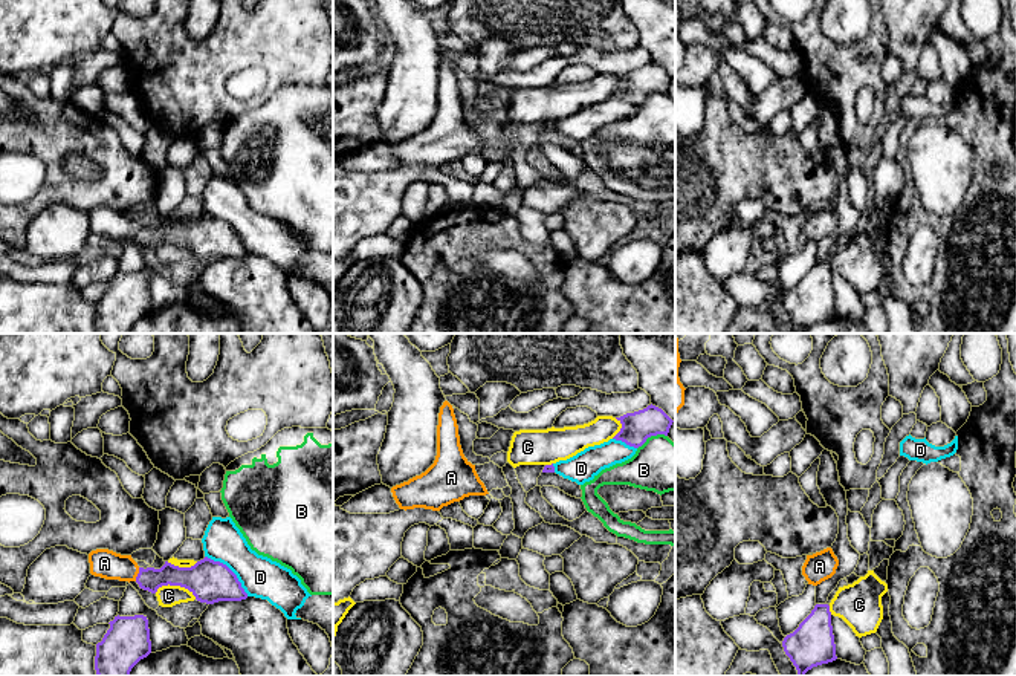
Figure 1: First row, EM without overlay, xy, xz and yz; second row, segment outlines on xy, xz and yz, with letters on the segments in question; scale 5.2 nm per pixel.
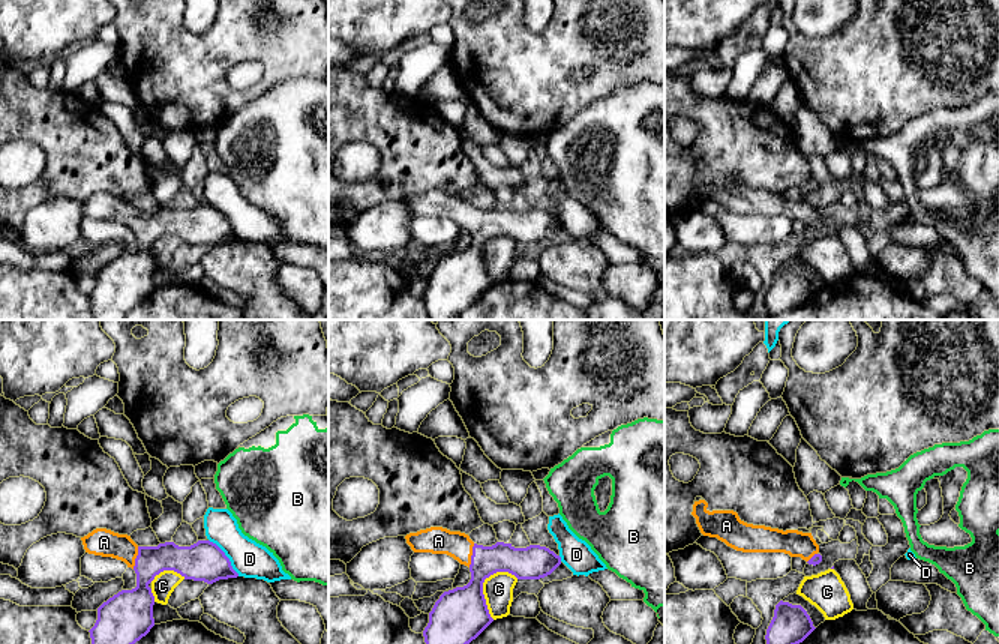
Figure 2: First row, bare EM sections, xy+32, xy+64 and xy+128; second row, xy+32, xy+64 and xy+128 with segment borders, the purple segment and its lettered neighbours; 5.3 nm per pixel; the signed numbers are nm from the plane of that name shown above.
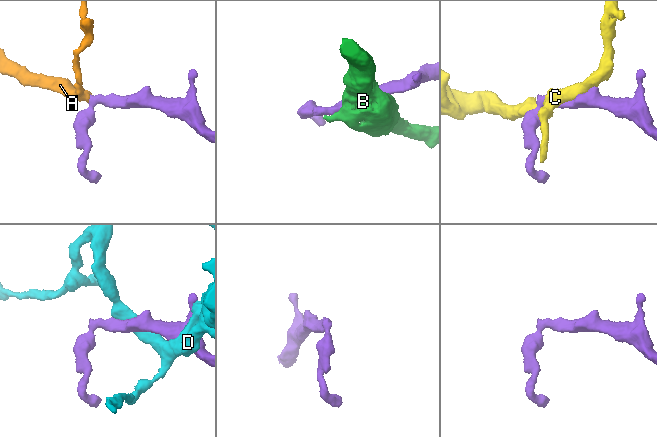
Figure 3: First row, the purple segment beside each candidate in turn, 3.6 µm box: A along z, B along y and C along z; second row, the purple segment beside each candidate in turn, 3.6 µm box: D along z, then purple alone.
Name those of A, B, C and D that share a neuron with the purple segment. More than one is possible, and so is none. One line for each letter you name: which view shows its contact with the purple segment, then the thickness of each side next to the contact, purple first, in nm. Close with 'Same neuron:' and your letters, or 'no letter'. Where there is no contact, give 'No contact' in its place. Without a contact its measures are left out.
A: Touches purple in xy. Thickness 120 nm (purple) against 150 nm
Same neuron: A

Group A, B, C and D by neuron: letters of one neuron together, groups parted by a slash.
A / B / C / D

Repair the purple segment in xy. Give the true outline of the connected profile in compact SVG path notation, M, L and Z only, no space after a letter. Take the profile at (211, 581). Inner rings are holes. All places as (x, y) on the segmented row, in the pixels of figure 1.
M108 549L89 554L90 574L105 580L136 581L141 589L156 593L162 586L188 589L197 601L214 604L218 601L241 601L248 593L237 575L223 563L208 557L191 567L179 567L168 561L160 569L139 567L131 555L121 555Z

